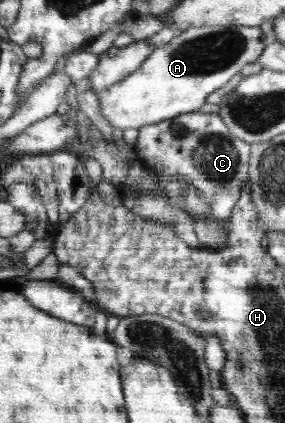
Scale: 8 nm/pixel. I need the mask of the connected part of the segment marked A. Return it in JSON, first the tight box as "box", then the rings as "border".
{"box":[97,25,266,130],"border":[[[204,25],[188,27],[169,43],[154,48],[136,71],[118,83],[114,83],[108,89],[102,89],[97,94],[101,114],[113,128],[125,130],[128,128],[140,129],[143,126],[164,122],[165,119],[175,118],[177,115],[196,112],[207,102],[208,95],[226,86],[234,76],[240,76],[244,65],[258,62],[264,47],[266,47],[266,36],[260,26]]]}

